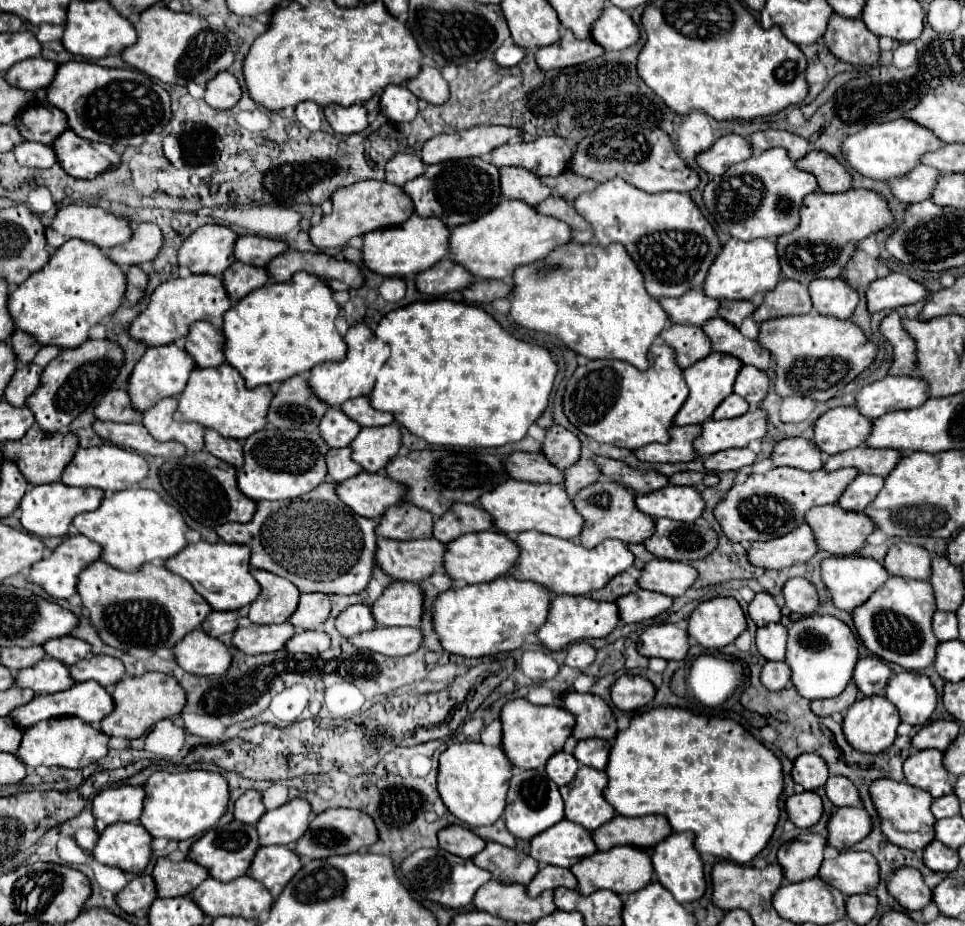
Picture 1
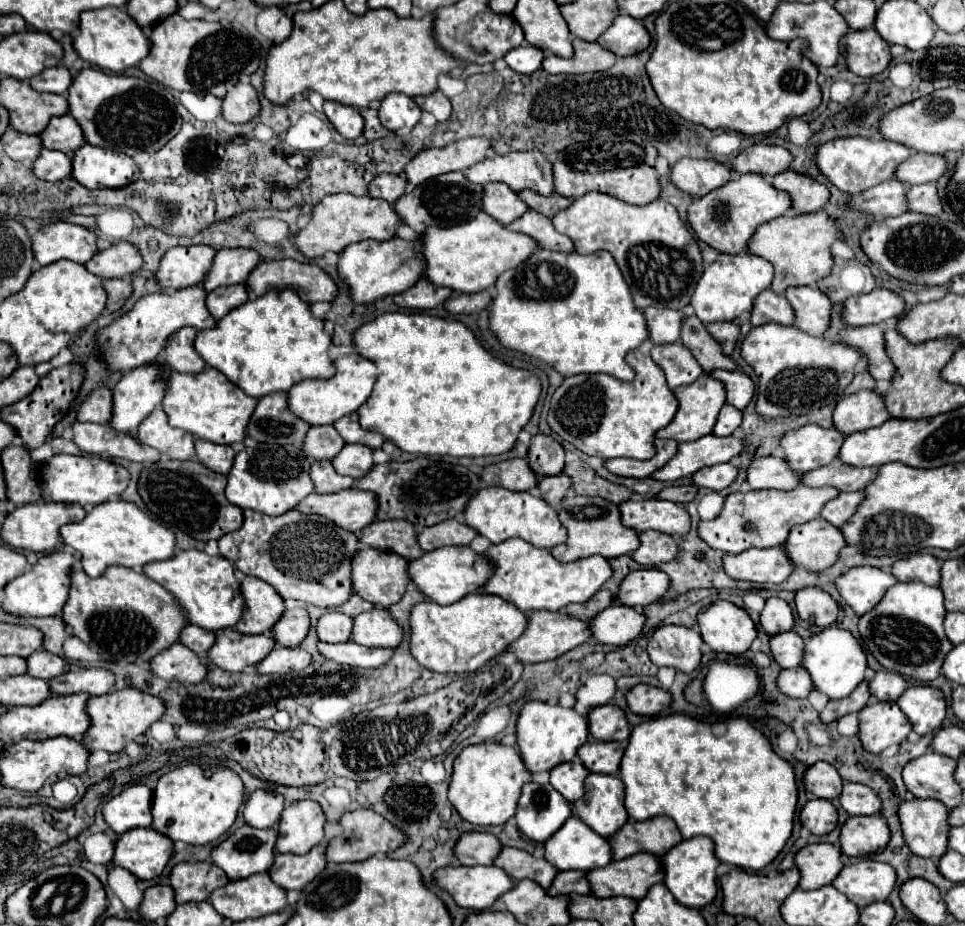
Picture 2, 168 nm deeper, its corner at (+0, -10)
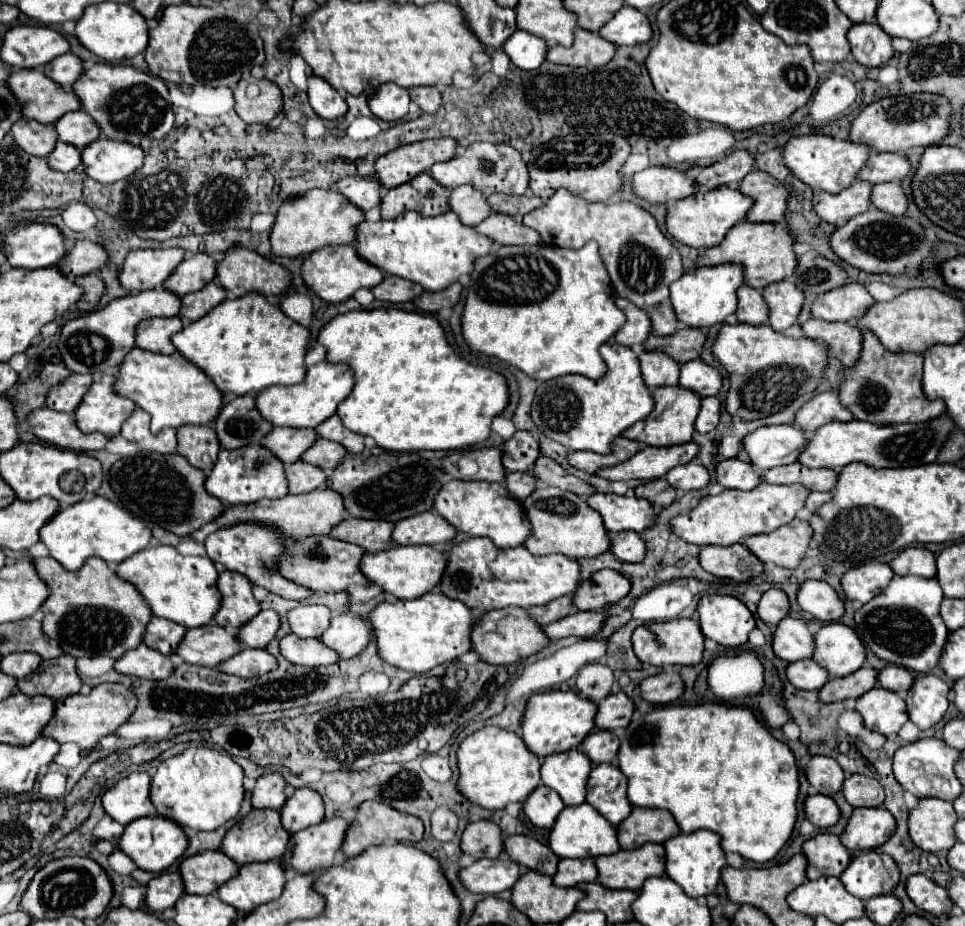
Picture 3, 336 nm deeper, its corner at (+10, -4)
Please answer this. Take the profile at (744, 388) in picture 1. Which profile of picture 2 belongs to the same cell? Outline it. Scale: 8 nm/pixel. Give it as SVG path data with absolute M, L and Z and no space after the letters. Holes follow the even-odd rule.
M710 370L706 374L724 384L726 402L736 406L738 410L744 410L748 406L748 402L752 400L754 384L744 372L740 372L740 370L732 370L732 372L730 370Z

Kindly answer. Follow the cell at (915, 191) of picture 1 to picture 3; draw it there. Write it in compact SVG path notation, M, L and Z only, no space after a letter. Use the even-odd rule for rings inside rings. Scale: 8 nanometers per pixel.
M858 180L858 182L854 182L854 186L848 186L846 190L838 192L838 194L816 192L814 210L822 220L842 226L852 216L858 216L858 214L874 208L870 194L872 194L872 184L866 180Z

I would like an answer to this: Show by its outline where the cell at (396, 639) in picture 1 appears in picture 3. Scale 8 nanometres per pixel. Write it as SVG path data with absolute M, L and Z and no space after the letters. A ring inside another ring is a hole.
M296 634L280 640L280 652L286 660L302 666L322 666L340 660L338 652L328 648L320 638L298 638Z

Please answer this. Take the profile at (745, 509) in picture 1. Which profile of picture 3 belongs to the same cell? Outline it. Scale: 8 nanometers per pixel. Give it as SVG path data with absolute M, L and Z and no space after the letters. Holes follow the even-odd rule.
M762 482L750 492L742 490L724 490L716 496L704 496L702 502L692 508L688 514L672 518L672 530L686 542L698 546L732 546L736 542L744 542L754 534L768 534L788 522L794 520L796 512L804 506L810 490L802 484L776 486Z

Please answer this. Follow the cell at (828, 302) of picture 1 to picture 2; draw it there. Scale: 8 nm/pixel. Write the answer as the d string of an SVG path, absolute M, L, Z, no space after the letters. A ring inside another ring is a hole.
M792 286L784 292L794 308L794 326L812 336L822 336L828 330L832 302L824 292L812 286Z

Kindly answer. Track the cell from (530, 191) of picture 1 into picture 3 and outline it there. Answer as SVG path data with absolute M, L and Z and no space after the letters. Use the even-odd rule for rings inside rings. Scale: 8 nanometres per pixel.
M470 184L452 190L450 208L460 216L462 222L466 222L466 226L478 226L492 214L488 196Z

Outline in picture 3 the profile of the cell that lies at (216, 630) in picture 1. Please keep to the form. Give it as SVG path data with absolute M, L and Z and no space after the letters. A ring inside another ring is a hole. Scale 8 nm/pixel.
M152 618L146 634L144 634L144 644L162 652L162 654L174 654L182 638L186 636L186 626L180 626L176 622L170 622L166 618Z

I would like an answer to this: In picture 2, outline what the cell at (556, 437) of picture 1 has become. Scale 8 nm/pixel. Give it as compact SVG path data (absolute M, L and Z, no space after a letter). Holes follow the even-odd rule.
M536 434L530 440L528 464L534 474L556 476L564 468L564 448L554 438Z

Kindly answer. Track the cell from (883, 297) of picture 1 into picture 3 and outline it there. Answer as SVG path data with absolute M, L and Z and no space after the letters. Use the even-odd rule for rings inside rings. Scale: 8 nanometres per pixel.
M850 282L838 290L830 290L828 294L820 294L812 304L812 316L826 322L852 322L858 320L874 306L874 298L860 282Z

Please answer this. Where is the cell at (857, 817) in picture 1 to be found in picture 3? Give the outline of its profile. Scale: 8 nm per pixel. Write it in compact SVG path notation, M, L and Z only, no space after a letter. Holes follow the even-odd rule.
M884 808L854 810L840 840L848 850L876 850L894 834L894 816Z

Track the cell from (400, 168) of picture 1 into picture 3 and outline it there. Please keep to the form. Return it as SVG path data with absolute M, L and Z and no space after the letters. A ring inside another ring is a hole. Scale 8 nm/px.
M346 176L338 180L336 184L338 192L342 192L352 204L356 204L362 210L370 210L382 202L384 186L374 178L362 178L362 176Z

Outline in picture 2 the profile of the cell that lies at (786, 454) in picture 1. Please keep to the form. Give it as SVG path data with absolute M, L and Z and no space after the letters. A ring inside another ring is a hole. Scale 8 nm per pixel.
M764 456L752 460L746 470L746 482L752 490L792 490L800 484L800 476L788 468L786 460Z

